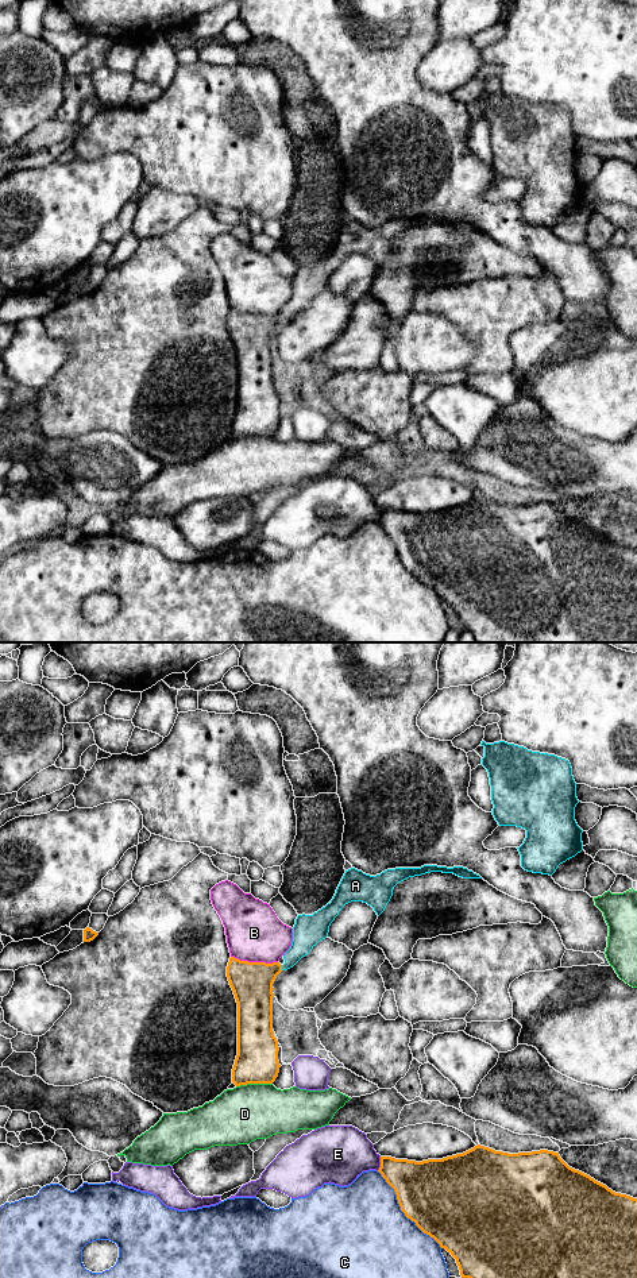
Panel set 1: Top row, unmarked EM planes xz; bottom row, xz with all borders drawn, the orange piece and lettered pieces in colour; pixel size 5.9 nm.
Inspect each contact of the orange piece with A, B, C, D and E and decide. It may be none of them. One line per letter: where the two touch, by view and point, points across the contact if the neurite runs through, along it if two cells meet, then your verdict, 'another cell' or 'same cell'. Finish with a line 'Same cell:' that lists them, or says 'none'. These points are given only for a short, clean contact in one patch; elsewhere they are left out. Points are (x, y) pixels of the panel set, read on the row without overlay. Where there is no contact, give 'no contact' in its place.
A: xz (281, 320) | across xz (251, 335), (270, 323), (281, 320), (300, 300), (305, 286) | same cell
B: xz (254, 315) | another cell
C: xz (401, 562) | another cell
D: xz (254, 435) | another cell
E: xz (381, 516) | another cell
Same cell: A

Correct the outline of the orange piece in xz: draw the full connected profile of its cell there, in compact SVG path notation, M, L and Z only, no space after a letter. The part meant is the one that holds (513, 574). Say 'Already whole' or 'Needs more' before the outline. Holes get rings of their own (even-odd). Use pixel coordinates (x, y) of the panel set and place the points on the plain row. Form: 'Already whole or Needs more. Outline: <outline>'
Already whole. Outline: M478 497L463 506L422 514L381 509L378 524L394 541L405 568L456 611L462 630L470 630L475 642L637 642L637 551L615 545L570 520L559 505L540 502L509 506Z

